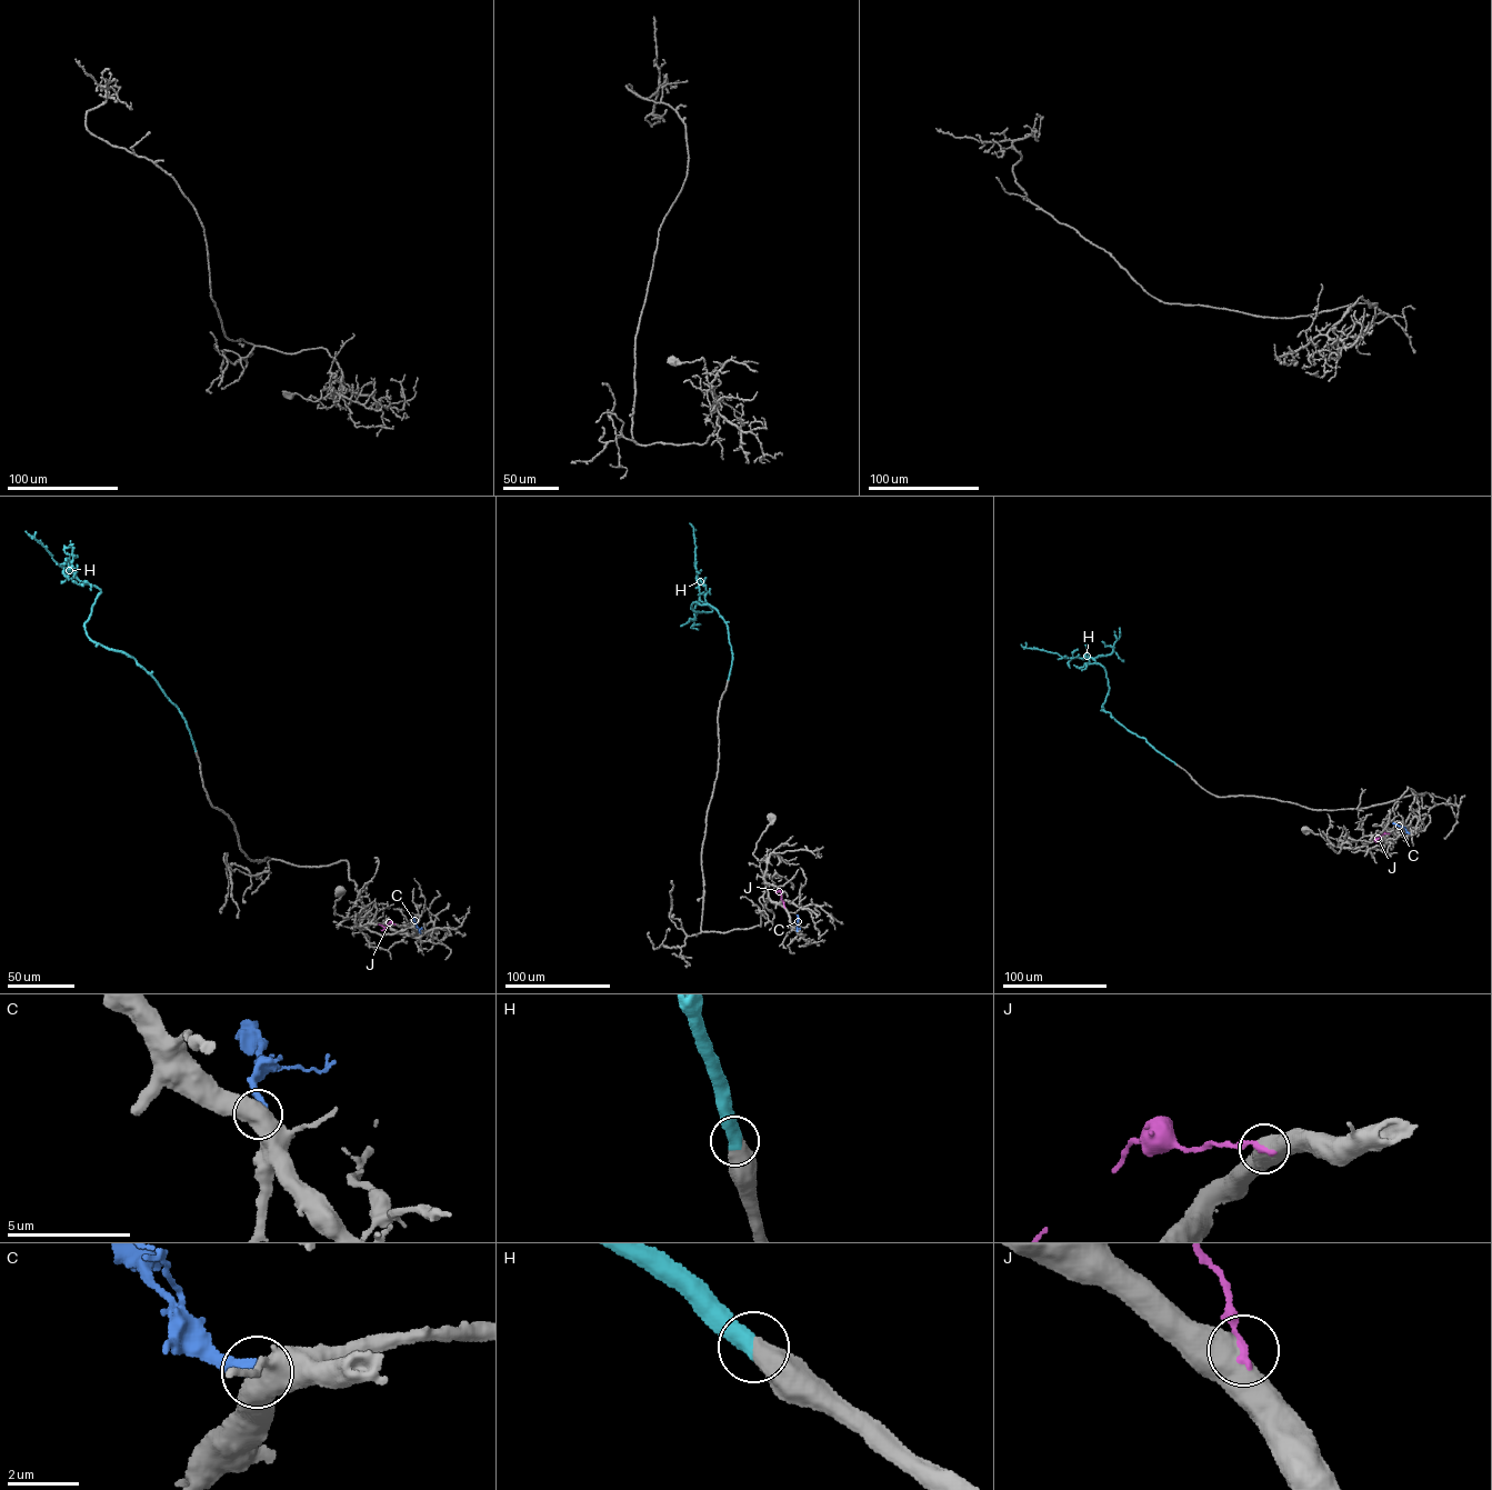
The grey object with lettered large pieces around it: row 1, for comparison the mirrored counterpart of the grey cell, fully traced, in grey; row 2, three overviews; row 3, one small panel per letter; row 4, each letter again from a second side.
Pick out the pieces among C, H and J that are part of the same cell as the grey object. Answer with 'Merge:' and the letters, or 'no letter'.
Merge: H

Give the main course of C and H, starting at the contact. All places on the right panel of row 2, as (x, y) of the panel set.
C: (1409, 833), (1392, 821)
H: (1175, 763), (1102, 710), (1109, 689), (1108, 679), (1105, 669), (1092, 658), (1064, 658), (1020, 644)

